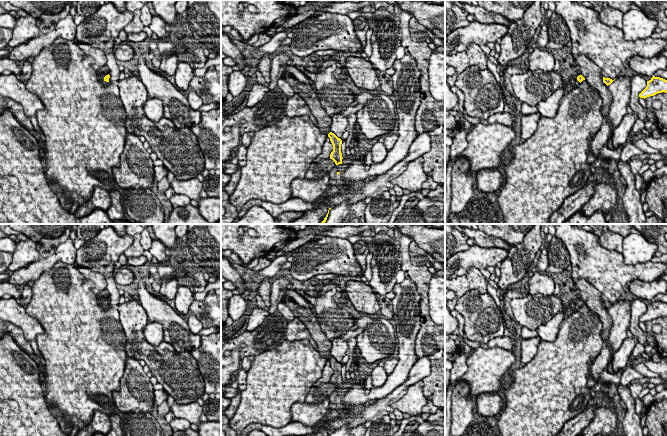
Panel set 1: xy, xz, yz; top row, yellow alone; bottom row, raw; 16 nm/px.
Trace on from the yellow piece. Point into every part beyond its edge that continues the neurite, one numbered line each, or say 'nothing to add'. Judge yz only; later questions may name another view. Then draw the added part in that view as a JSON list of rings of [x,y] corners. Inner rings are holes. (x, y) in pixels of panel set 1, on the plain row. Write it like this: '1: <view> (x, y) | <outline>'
1: yz (570, 296) | [[[578,288],[563,291],[558,297],[561,301],[562,308],[569,307],[572,303],[575,304],[574,306],[575,311],[577,311],[580,308],[580,306],[577,304],[577,301],[581,299],[581,293]]]

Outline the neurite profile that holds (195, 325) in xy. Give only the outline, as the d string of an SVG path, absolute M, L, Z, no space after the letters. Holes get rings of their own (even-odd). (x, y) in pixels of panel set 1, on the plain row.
M194 314L189 316L187 323L193 334L199 334L203 328L202 322Z

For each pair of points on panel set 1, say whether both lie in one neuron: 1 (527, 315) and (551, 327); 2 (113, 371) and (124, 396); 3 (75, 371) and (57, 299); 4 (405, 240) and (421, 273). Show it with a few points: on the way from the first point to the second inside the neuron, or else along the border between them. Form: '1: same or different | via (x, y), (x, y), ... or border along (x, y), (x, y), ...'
1: different | border along (561, 308), (536, 329)
2: different | border along (125, 362), (120, 388), (112, 392), (115, 406)
3: same | via (75, 353), (75, 325), (72, 317)
4: same | via (405, 249), (406, 263), (412, 269)

